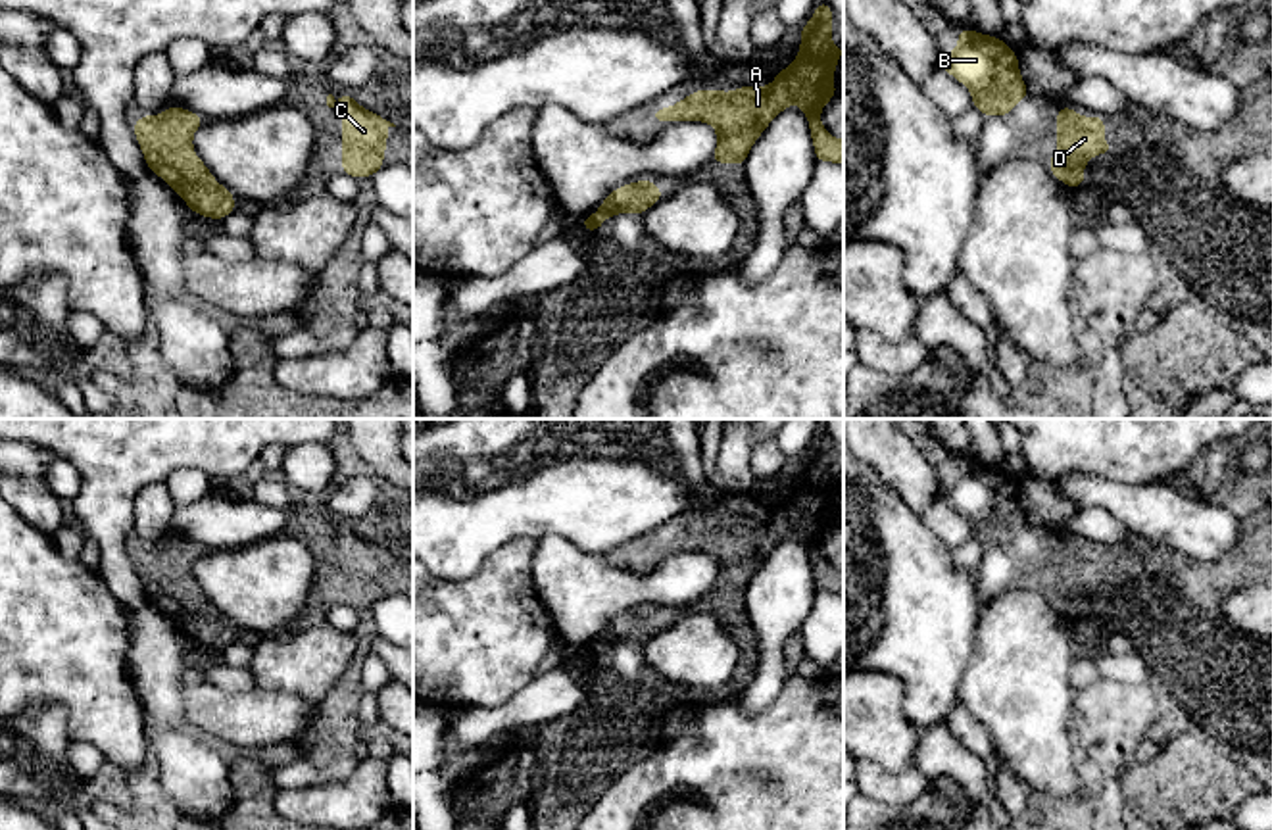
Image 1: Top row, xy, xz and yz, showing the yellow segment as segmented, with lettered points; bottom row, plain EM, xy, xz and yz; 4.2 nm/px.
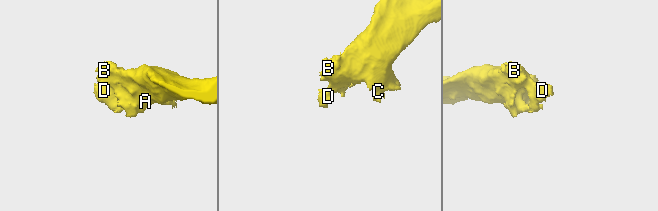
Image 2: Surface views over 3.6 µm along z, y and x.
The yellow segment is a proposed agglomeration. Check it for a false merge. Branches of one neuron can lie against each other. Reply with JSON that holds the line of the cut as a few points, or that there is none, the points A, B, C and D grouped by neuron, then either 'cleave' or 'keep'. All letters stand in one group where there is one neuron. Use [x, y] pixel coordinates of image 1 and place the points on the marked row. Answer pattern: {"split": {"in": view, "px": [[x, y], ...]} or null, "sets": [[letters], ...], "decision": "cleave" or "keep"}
{"split": null, "sets": [["A", "B", "C", "D"]], "decision": "keep"}

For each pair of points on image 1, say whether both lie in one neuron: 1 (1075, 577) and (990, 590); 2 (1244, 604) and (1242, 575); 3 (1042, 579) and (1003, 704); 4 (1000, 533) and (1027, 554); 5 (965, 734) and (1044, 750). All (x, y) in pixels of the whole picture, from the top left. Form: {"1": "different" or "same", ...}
{"1": "same", "2": "different", "3": "different", "4": "same", "5": "different"}

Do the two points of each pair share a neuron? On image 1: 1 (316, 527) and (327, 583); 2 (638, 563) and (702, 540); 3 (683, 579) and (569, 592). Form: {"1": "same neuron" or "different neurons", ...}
{"1": "same neuron", "2": "same neuron", "3": "same neuron"}

